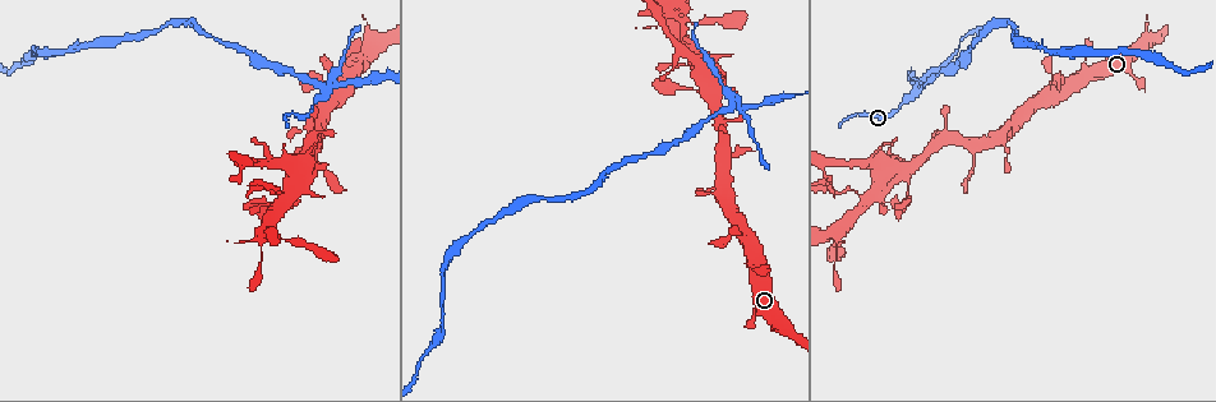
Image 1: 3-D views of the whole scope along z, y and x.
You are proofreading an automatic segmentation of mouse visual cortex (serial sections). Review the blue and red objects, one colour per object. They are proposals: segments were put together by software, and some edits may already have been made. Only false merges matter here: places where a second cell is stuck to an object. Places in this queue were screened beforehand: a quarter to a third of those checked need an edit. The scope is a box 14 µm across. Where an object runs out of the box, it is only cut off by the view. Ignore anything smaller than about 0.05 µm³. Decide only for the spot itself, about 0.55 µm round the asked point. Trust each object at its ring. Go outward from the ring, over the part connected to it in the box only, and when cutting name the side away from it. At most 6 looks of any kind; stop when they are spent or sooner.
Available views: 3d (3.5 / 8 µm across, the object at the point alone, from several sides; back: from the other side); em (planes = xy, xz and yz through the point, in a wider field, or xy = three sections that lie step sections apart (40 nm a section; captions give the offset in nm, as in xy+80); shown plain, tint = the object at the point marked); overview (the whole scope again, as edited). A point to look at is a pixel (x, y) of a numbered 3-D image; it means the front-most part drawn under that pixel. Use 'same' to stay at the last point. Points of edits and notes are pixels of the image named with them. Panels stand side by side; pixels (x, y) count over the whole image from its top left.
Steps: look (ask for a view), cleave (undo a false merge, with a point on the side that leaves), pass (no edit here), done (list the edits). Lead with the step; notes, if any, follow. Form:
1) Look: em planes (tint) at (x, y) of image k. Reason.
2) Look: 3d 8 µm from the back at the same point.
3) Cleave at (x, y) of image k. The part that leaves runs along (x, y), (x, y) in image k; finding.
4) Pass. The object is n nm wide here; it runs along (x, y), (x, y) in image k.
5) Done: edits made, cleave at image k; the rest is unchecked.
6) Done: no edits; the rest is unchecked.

Look: 3d 3.5 µm from the back at (741, 230) of image 1. Three arms meet.

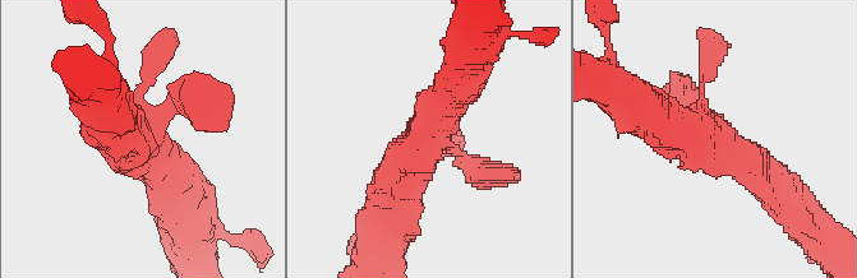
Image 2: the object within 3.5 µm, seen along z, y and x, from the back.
Look: em planes (tint) at (154, 128) of image 2. Now the EM.

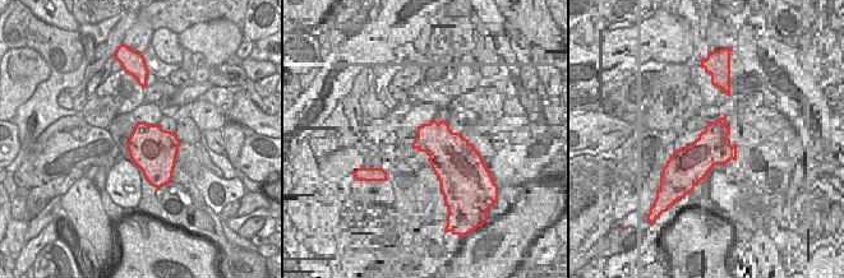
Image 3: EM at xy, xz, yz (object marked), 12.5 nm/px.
Pass. It runs along (654, 115), (742, 154), (778, 190) in image 2; one cell here.

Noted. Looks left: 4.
Look: 3d 8 µm at (920, 91) of image 1. Looks like a crossing.

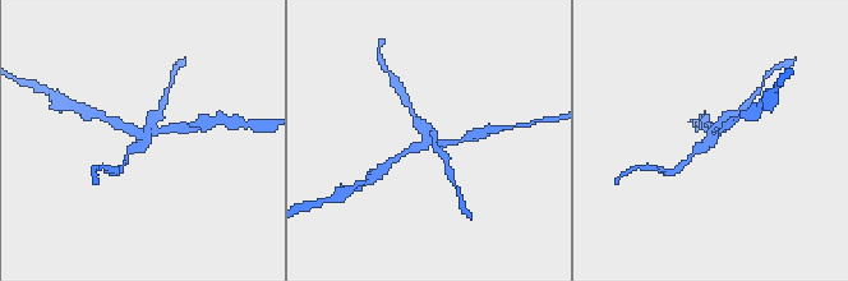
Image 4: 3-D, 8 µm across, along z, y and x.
Look: em xy step 3 (tint) at (714, 136) of image 4. 4 arms meet here; the arms are 150, 200, 200, 200 nm wide.

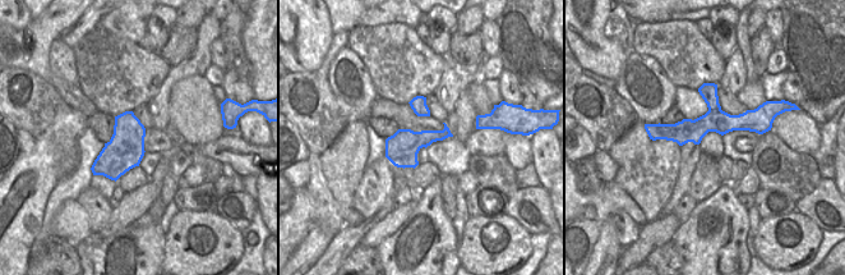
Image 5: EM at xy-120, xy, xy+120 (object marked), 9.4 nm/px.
Cleave at (175, 128) of image 4. The part that leaves runs along (138, 136), (97, 113) in image 4; a second cell is stuck on.

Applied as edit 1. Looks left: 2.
Done: edits made, cleave at image 4; the rest is unchecked.

